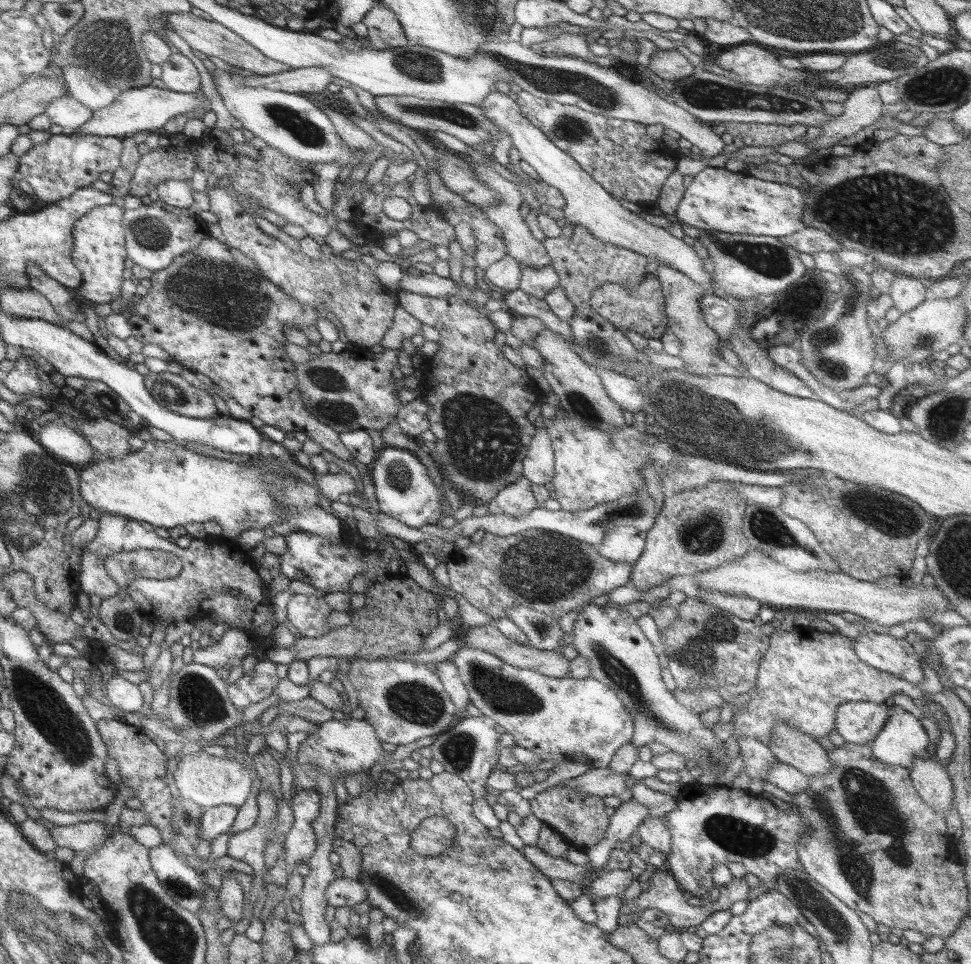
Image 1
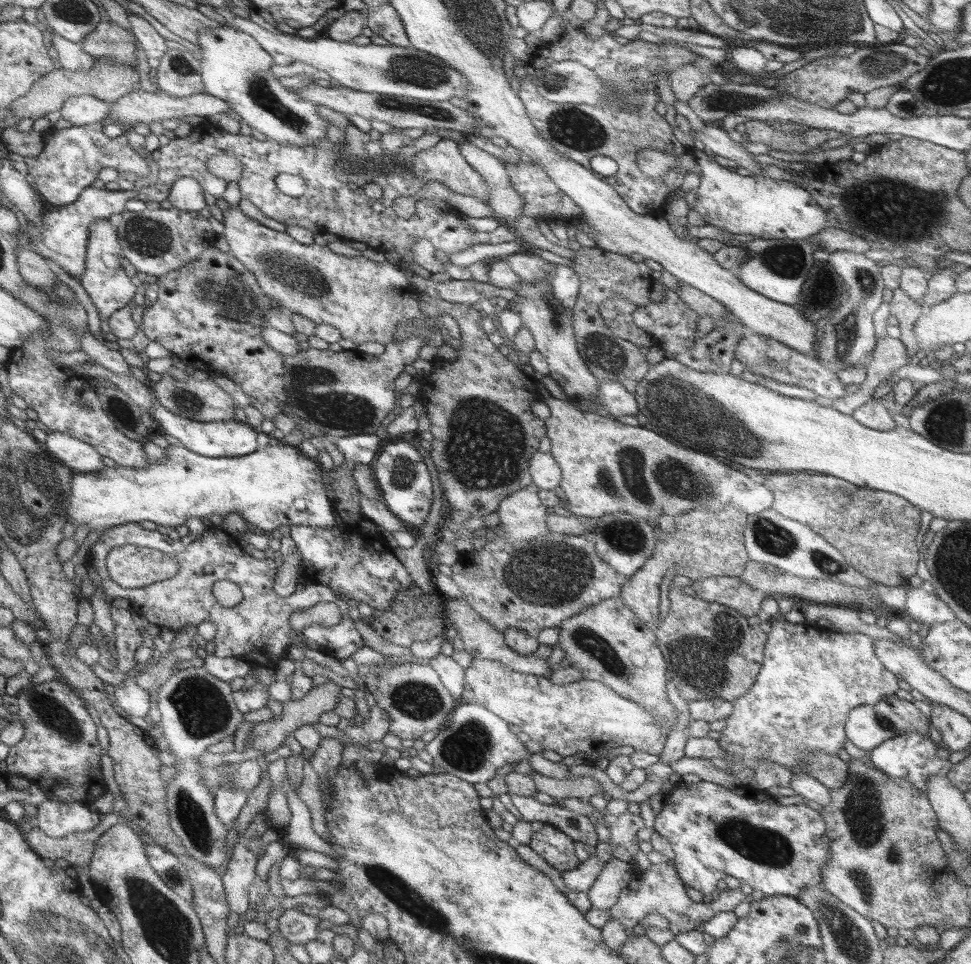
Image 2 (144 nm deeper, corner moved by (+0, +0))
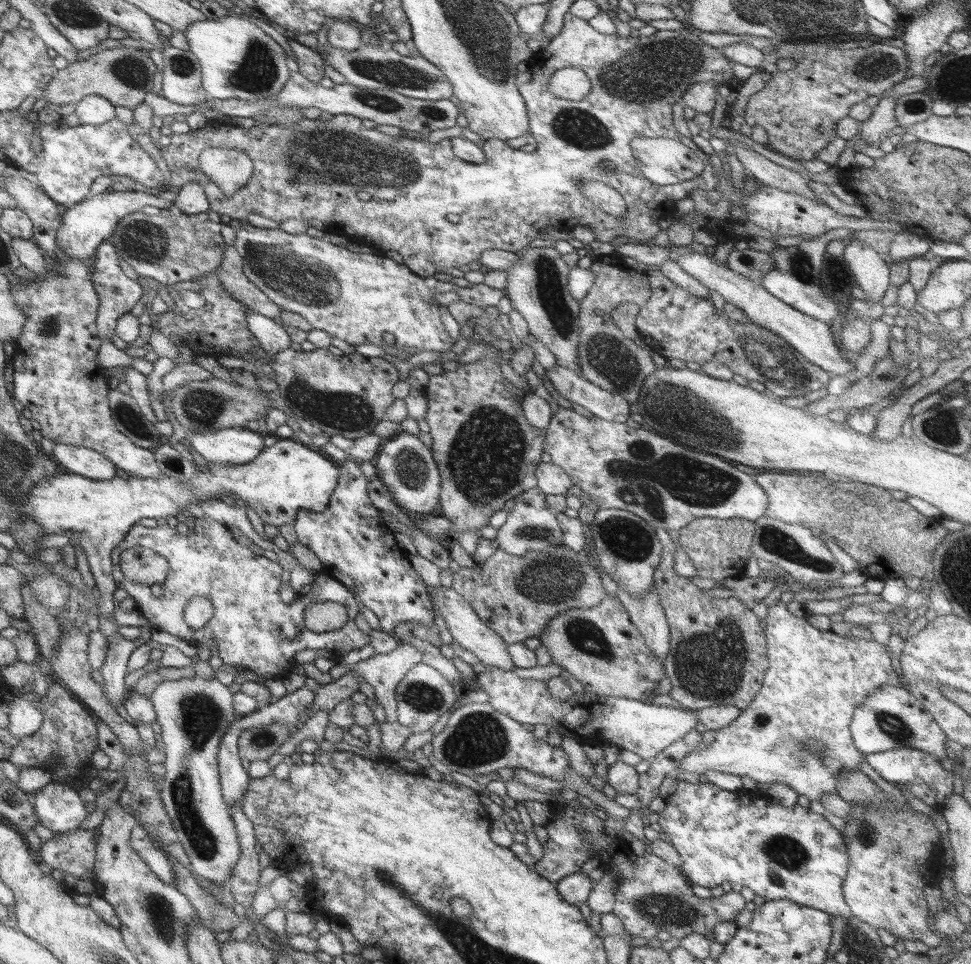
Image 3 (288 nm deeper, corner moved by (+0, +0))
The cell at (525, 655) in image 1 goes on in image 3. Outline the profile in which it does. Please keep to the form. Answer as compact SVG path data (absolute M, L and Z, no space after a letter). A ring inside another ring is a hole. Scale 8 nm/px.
M435 588L431 592L435 610L439 612L439 616L443 618L451 638L461 646L463 652L471 652L485 668L501 668L501 670L509 670L513 672L517 666L513 664L509 652L507 652L507 644L503 642L503 638L499 638L493 630L489 630L477 616L475 616L475 608L469 606L469 602L465 602L459 594L455 594L451 588Z

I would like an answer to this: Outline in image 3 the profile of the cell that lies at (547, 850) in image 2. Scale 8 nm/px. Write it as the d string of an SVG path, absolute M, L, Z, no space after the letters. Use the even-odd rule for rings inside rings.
M577 802L569 806L551 804L553 816L547 830L547 842L541 844L543 856L533 864L533 870L543 876L545 880L557 884L561 878L579 872L587 858L595 860L601 868L611 868L617 874L617 892L613 914L621 920L623 930L629 936L641 938L655 938L659 930L671 934L671 938L685 938L689 934L703 934L709 936L709 930L727 920L735 920L735 916L745 908L745 900L739 892L725 892L719 898L699 900L691 894L687 878L681 870L655 854L645 854L641 858L633 856L625 842L619 838L609 838L603 832L603 818L593 816L591 812L583 812Z

